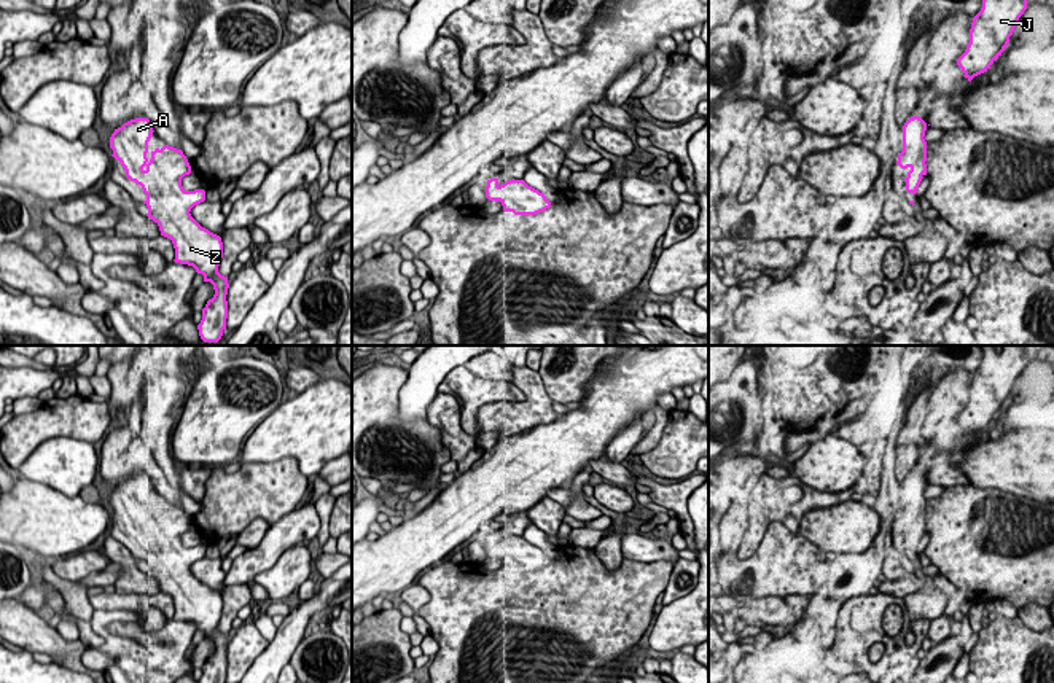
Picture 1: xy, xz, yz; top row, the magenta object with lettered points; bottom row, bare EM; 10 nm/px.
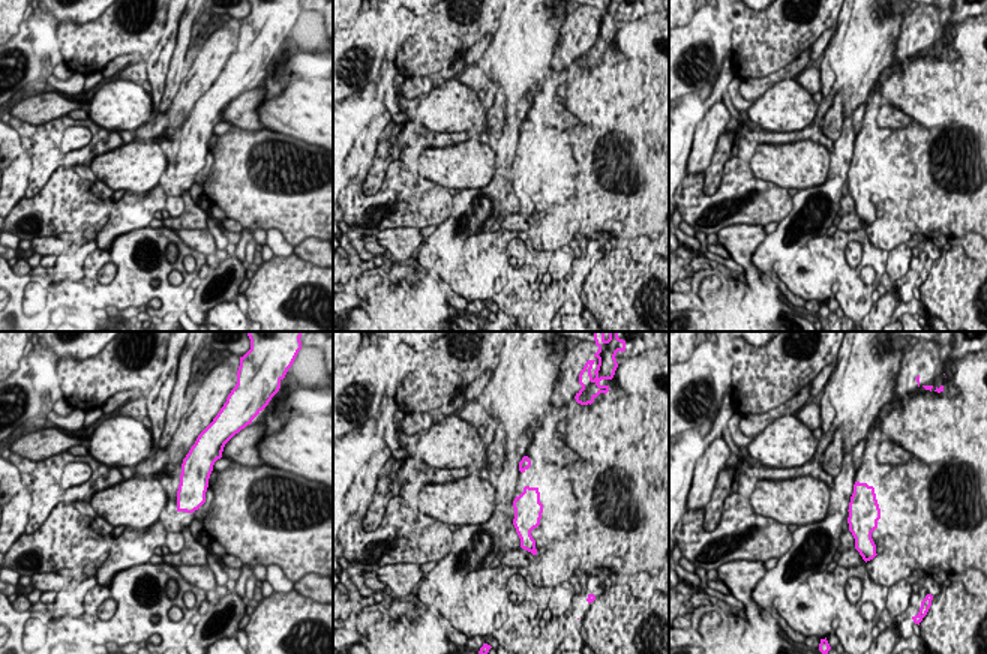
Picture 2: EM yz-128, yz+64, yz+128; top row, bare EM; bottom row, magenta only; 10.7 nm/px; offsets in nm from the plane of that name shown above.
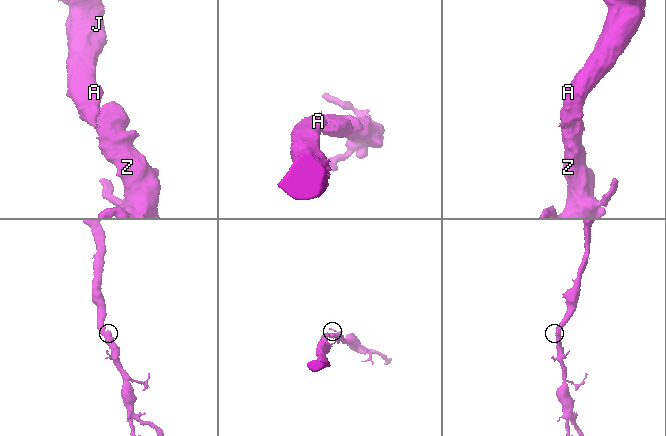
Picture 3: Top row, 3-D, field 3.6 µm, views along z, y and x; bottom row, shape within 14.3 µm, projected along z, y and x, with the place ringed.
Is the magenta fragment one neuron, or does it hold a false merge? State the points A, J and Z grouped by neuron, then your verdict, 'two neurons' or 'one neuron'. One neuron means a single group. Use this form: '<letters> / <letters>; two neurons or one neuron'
A J Z; one neuron

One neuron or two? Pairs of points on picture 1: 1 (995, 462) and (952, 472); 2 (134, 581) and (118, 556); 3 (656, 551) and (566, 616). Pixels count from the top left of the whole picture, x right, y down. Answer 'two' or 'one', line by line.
1: two
2: one
3: two

